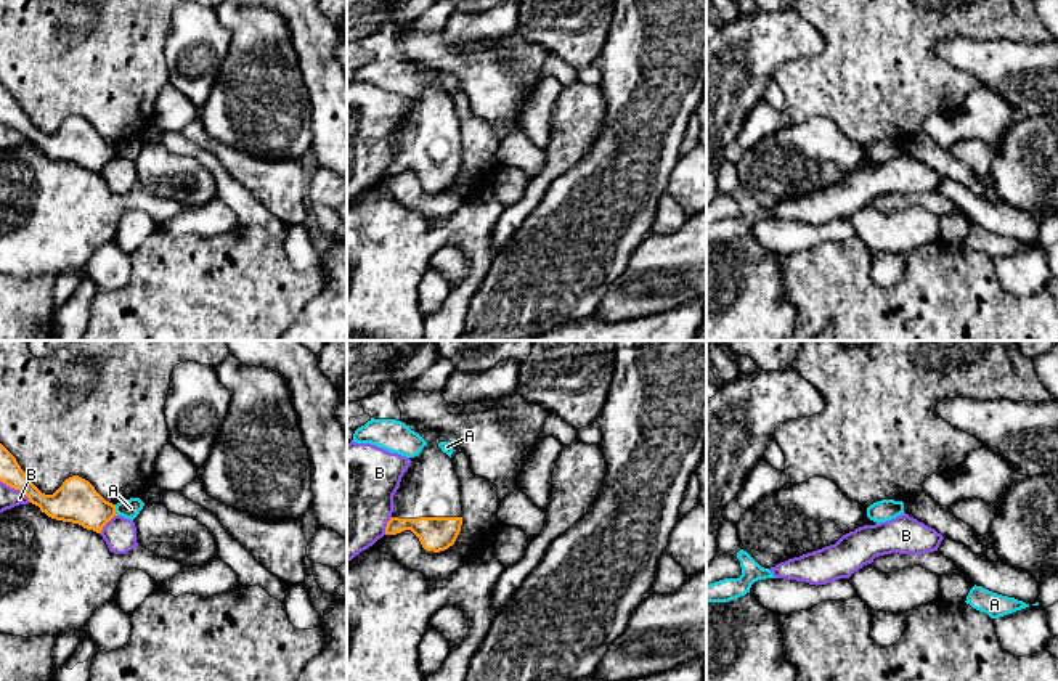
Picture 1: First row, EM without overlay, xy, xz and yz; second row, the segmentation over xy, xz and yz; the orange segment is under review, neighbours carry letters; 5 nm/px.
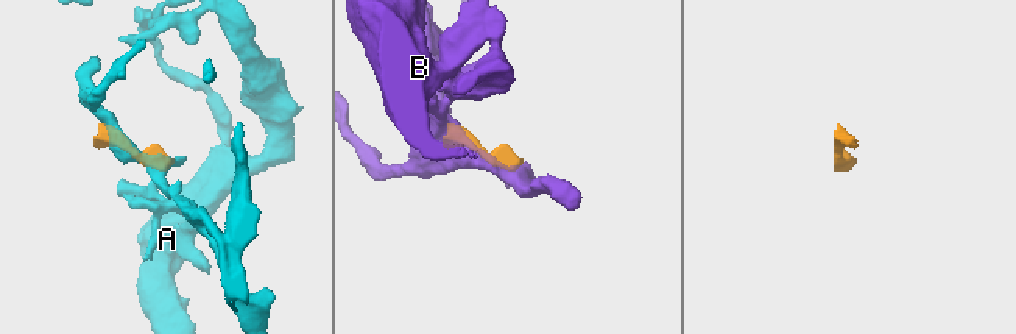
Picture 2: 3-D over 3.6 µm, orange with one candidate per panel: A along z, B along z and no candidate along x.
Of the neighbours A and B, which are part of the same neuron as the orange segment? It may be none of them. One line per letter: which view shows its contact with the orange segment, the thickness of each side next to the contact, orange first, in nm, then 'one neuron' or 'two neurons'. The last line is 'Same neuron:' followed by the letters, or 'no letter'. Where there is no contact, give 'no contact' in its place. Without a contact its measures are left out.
A: meets orange in xy; 220 nm thick on the orange side, 90 nm on the other; two neurons
B: meets orange in xy; 160 nm thick on the orange side, 100 nm on the other; two neurons
Same neuron: no letter

